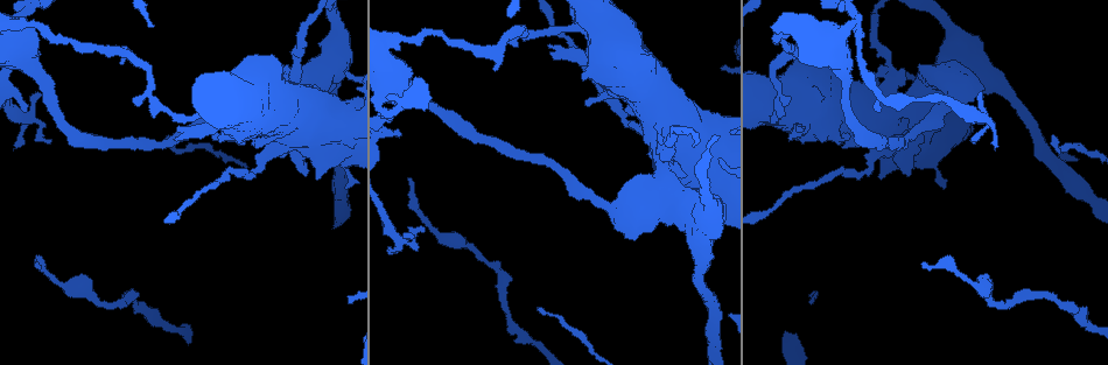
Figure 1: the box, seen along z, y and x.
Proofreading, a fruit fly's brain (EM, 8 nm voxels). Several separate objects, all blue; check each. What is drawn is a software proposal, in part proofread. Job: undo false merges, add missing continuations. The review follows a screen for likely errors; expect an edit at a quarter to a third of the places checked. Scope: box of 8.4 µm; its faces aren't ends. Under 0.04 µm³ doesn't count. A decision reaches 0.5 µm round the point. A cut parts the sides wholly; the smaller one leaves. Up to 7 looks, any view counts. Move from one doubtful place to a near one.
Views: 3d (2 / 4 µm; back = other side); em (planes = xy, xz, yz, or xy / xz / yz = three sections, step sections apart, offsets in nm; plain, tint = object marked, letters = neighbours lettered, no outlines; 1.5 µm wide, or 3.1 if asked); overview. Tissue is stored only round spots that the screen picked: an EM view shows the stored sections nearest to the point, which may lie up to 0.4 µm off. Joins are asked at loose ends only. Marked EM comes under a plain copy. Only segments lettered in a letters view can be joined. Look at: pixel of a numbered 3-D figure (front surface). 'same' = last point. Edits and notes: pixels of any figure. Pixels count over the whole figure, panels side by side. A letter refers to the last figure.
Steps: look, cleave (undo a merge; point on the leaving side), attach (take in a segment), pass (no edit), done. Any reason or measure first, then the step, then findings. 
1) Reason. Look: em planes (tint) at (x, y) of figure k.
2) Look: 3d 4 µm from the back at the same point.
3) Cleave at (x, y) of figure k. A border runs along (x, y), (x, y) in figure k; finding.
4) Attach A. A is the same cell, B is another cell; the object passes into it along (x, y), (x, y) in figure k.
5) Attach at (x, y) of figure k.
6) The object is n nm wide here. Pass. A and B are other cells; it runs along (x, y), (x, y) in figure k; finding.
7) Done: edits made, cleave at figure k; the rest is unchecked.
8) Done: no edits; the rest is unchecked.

An open end. Look: 3d 4 µm at (39, 93) of figure 1.

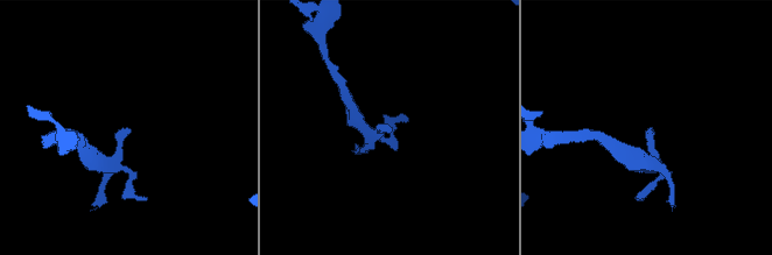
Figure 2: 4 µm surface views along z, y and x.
Shape alone is not enough. Look: em planes (letters) at (648, 130) of figure 2.

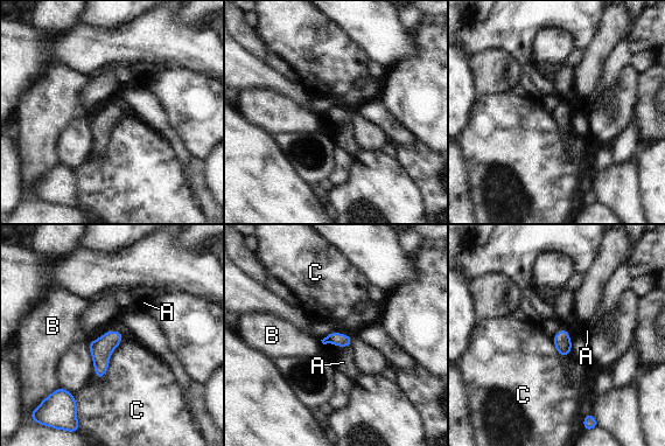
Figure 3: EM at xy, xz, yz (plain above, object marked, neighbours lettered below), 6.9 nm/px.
Attach A. A is the same cell, B and C are other cells; the object passes into it along (337, 339), (337, 345), (343, 362) in figure 3; the neuron continues.

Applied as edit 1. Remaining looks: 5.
Look: overview.

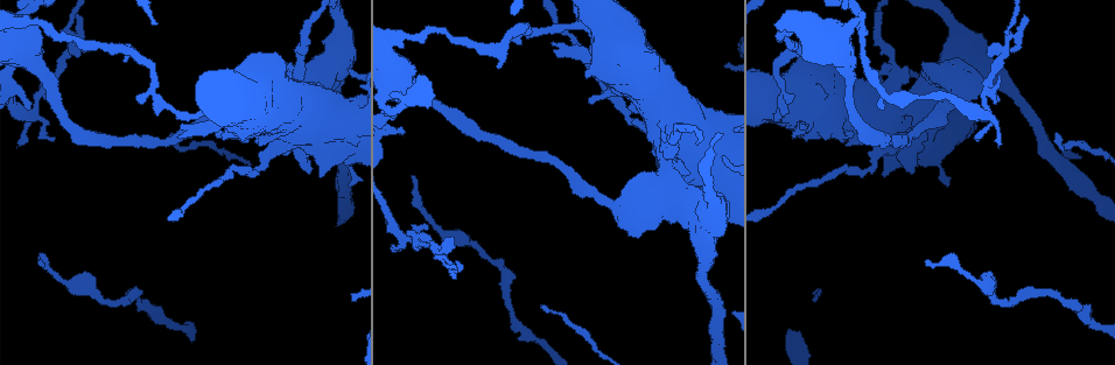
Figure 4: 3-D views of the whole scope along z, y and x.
Tapers out. Look: 3d 4 µm from the back at (926, 262) of figure 4.

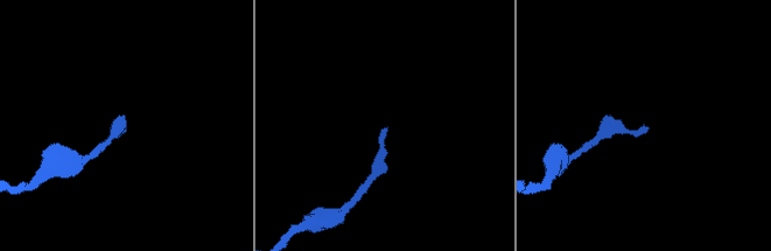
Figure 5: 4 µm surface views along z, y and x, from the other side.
Shape alone is not enough. Look: em yz step 4 (tint) at (387, 127) of figure 5.

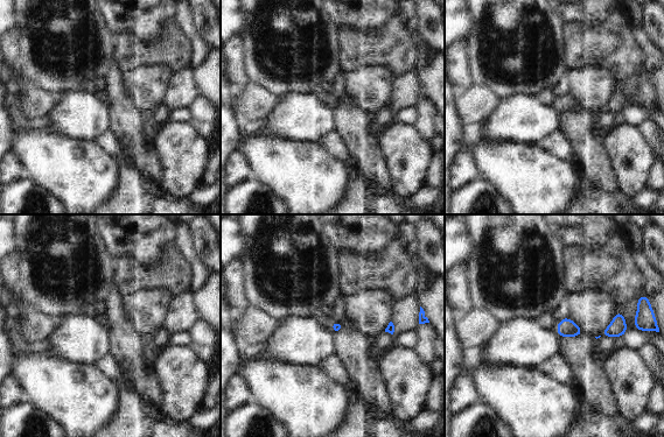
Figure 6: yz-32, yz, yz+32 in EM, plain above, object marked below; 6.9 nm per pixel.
Look: em yz step 4 (letters) at the same point.

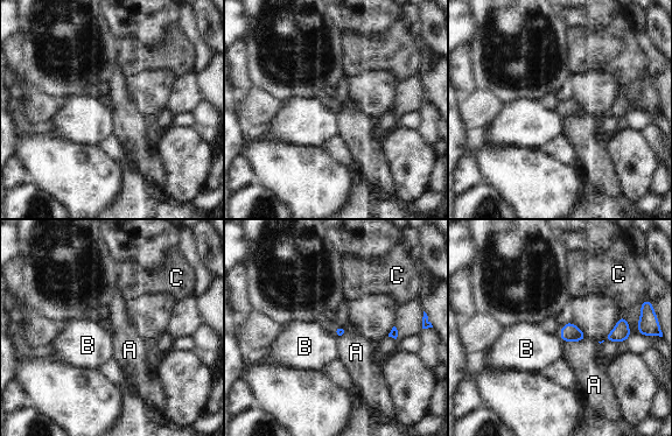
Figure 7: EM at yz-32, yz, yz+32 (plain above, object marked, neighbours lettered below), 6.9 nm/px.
Pass. A, B and C are other cells; a border runs along (587, 338), (564, 342) in figure 7; none of them fits.

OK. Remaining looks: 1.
Done: edits made, attach at figure 3; the rest is unchecked.

